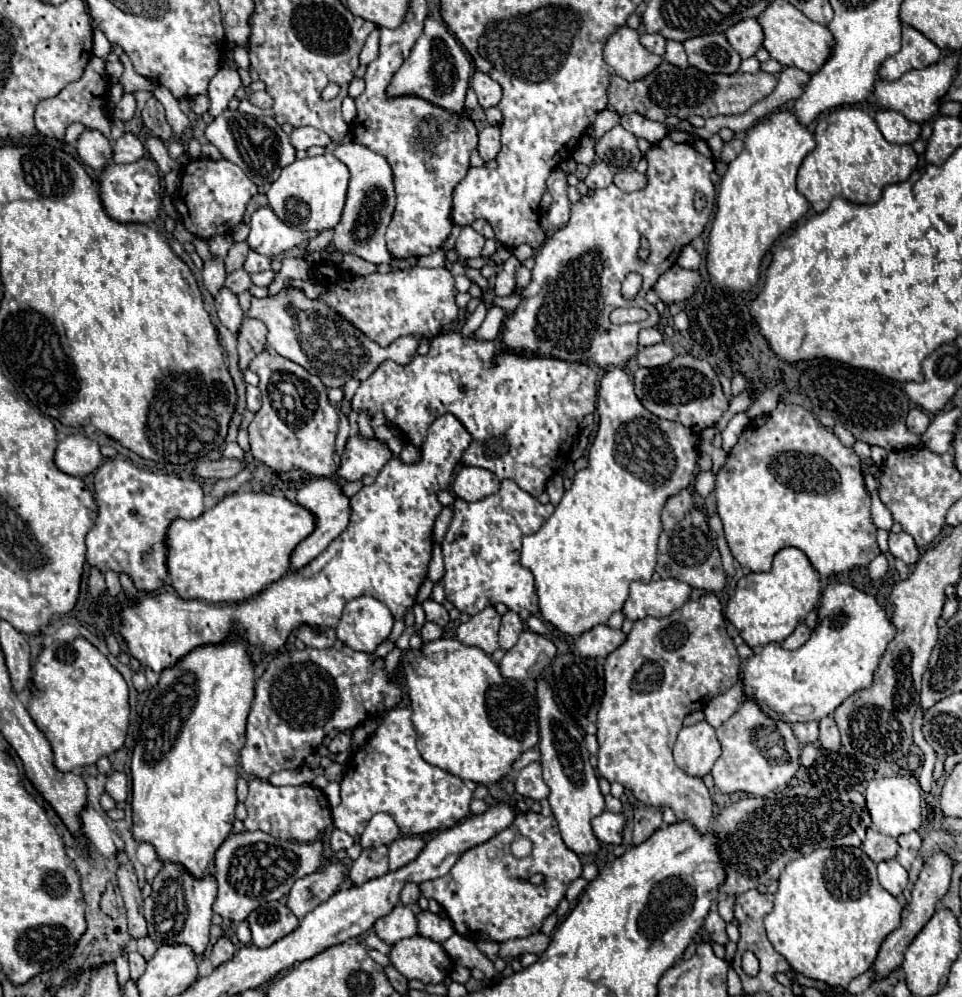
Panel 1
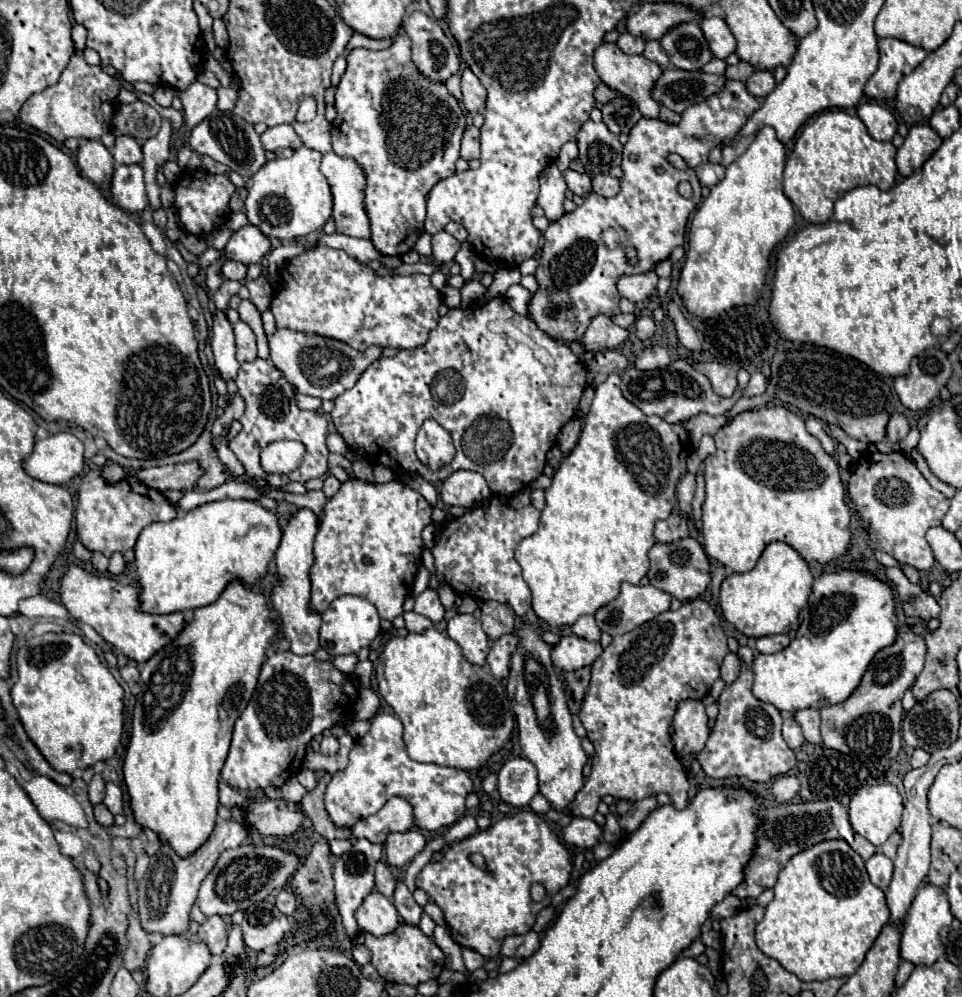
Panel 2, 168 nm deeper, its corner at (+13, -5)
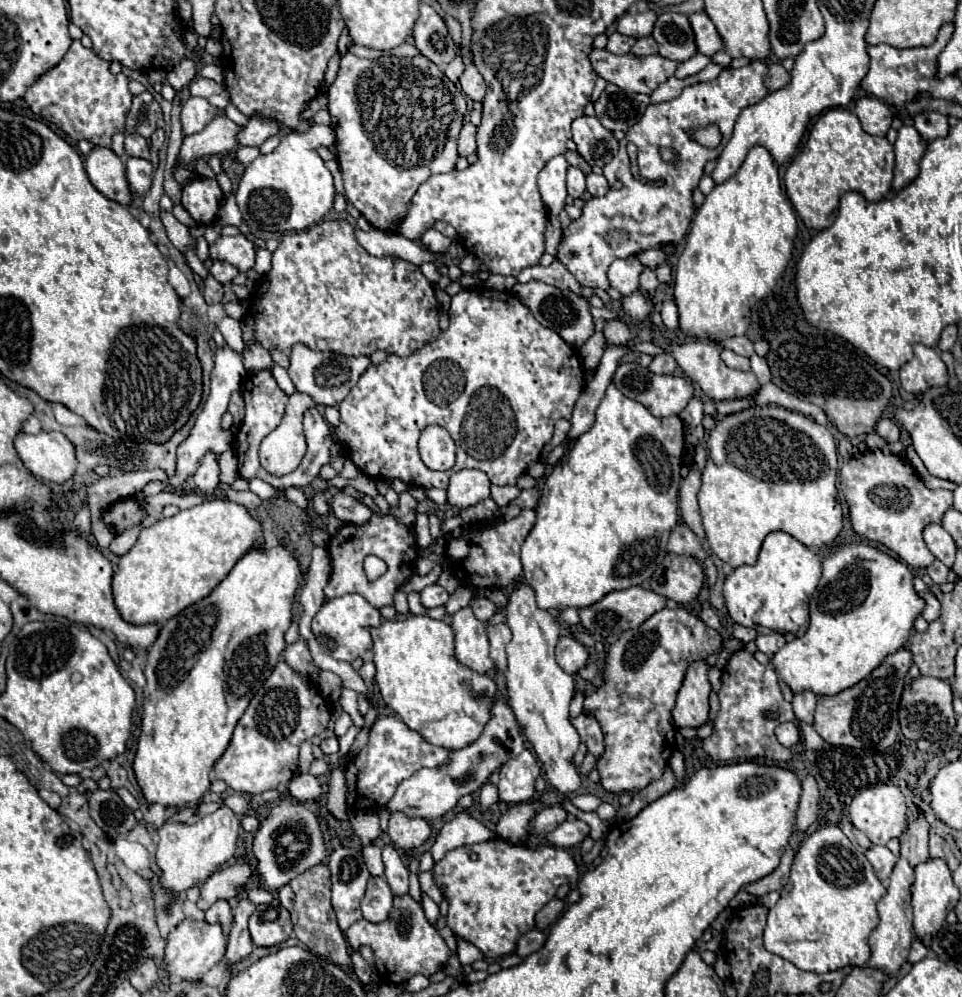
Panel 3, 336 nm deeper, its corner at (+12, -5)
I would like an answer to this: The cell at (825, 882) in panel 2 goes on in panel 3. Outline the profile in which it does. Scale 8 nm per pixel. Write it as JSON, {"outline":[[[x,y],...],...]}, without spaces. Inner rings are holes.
{"outline":[[[825,823],[805,839],[805,843],[799,847],[795,855],[791,877],[781,891],[781,899],[769,911],[767,917],[765,949],[791,961],[803,971],[813,971],[813,973],[827,973],[847,965],[863,967],[871,957],[869,933],[879,923],[877,901],[885,895],[885,891],[887,889],[881,885],[871,863],[863,855],[863,849],[851,843],[845,837],[845,833],[839,829],[839,825]]]}

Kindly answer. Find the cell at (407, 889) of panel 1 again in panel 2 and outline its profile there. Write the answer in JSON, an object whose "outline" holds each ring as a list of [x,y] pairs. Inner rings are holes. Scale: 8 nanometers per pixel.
{"outline":[[[380,861],[376,865],[376,891],[380,891],[388,899],[392,899],[392,895],[396,891],[396,877],[392,875],[392,871],[388,869],[388,865],[384,861]]]}

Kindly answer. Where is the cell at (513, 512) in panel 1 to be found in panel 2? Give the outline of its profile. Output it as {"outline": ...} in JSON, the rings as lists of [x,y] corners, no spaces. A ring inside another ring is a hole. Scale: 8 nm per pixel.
{"outline":[[[492,493],[480,507],[454,517],[434,539],[432,555],[438,581],[476,601],[498,601],[512,607],[518,617],[526,615],[530,611],[530,587],[514,559],[514,549],[524,537],[534,535],[538,519],[540,511],[534,505],[514,509],[506,499]]]}

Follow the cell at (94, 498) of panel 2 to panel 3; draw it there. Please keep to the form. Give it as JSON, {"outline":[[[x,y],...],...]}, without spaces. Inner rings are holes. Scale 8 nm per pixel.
{"outline":[[[131,497],[131,499],[123,499],[117,501],[115,505],[111,505],[105,513],[105,521],[115,529],[115,533],[125,531],[127,527],[137,525],[141,519],[145,517],[145,511],[141,507],[141,503]]]}

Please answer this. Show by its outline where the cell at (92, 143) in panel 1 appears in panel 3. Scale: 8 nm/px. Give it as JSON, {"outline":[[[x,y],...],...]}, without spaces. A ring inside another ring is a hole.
{"outline":[[[93,147],[85,157],[85,171],[99,193],[121,205],[131,205],[133,195],[123,161],[109,147]]]}

